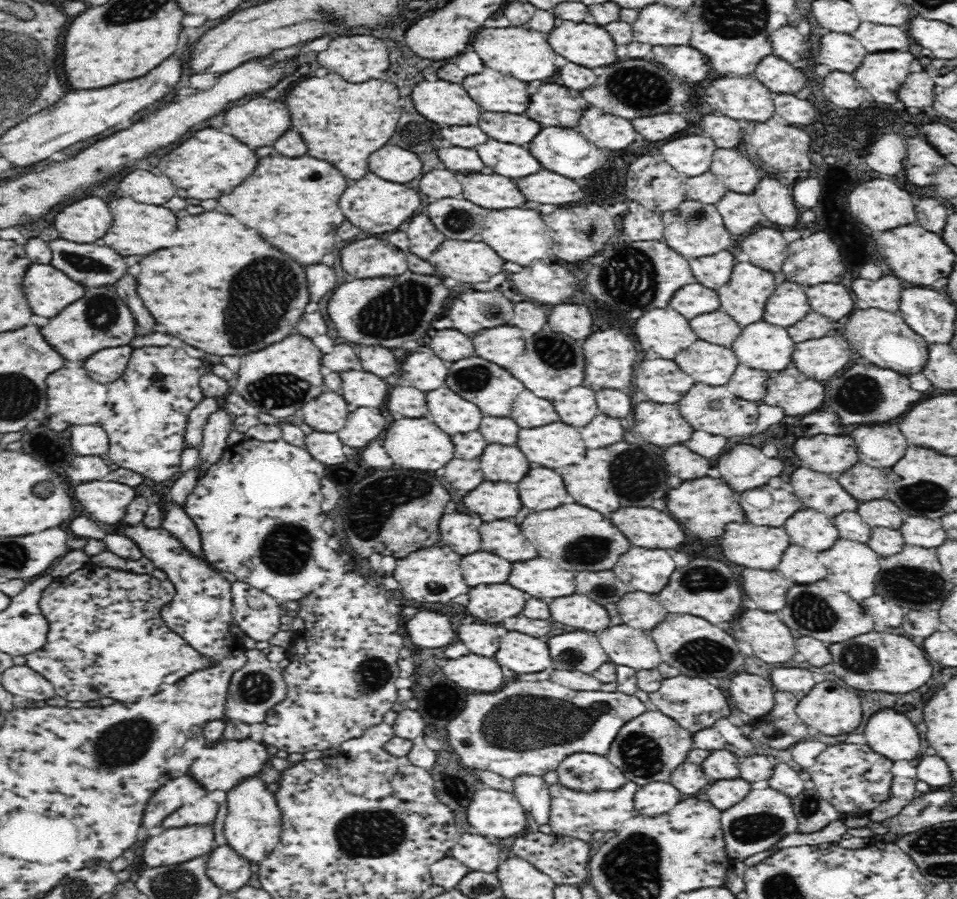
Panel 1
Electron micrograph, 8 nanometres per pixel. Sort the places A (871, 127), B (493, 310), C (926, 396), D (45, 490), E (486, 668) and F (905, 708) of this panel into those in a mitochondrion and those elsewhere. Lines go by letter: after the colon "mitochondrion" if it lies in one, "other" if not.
A: other
B: mitochondrion
C: other
D: mitochondrion
E: other
F: other

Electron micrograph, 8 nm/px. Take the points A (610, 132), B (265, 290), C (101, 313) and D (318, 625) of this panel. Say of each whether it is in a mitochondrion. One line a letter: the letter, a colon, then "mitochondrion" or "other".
A: other
B: mitochondrion
C: mitochondrion
D: other

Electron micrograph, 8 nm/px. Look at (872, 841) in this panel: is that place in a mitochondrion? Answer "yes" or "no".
no

